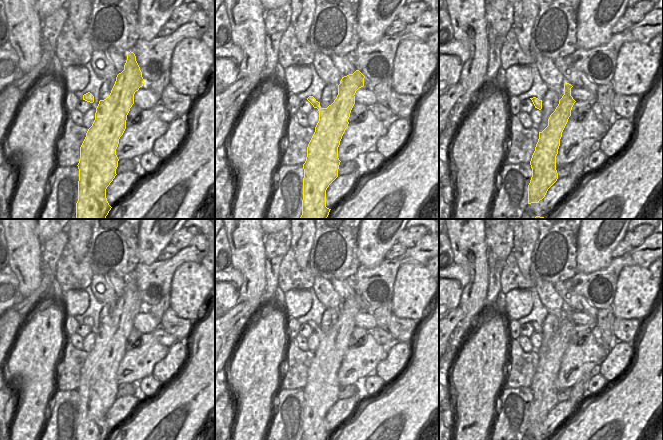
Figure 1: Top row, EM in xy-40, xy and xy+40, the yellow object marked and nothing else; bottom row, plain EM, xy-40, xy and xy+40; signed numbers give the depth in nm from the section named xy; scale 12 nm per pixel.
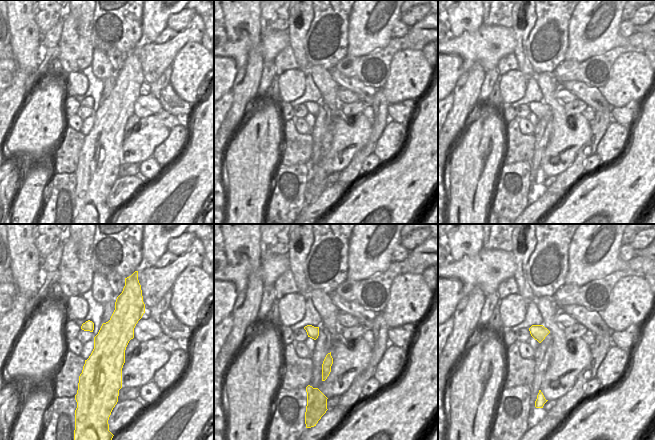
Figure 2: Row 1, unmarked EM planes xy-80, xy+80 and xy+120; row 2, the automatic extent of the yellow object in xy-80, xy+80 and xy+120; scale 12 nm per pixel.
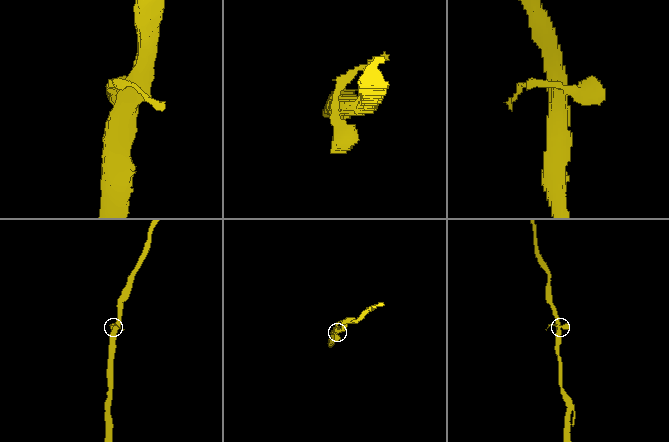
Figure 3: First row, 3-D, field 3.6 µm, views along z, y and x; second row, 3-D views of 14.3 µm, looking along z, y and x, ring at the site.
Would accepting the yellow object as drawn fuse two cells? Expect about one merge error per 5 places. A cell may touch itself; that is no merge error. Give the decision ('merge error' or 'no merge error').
merge error

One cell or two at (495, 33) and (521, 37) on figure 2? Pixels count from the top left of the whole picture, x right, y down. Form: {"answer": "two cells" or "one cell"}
{"answer": "two cells"}

